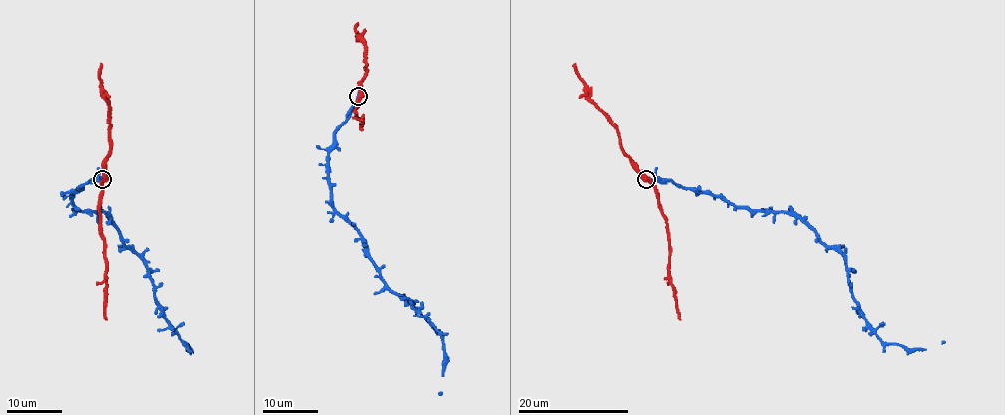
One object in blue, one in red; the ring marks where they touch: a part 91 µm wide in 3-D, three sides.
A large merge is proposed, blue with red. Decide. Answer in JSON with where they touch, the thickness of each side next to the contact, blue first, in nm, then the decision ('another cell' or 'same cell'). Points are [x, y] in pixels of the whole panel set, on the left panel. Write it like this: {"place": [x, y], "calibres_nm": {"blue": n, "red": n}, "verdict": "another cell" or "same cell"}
{"place": [102, 179], "calibres_nm": {"blue": 550, "red": 550}, "verdict": "another cell"}

